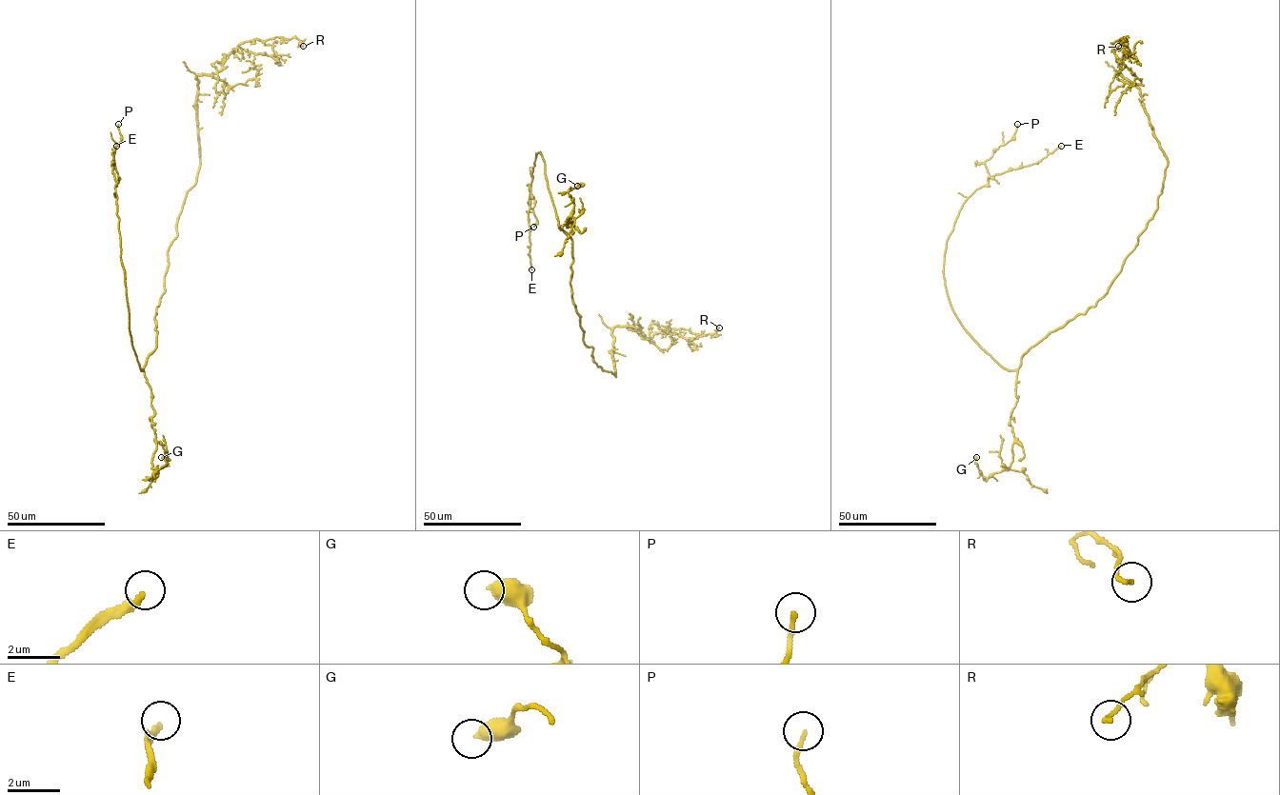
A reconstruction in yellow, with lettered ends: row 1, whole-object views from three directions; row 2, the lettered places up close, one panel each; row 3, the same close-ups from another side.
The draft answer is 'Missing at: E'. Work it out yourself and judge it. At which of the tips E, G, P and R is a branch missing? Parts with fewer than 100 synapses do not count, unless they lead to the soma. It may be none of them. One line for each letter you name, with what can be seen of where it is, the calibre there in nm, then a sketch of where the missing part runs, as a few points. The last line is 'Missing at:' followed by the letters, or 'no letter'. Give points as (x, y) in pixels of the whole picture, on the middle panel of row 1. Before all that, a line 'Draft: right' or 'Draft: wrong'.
Draft: right
E: (531, 269) | 260 nm | (531, 269), (533, 280), (544, 294), (550, 289), (563, 298), (589, 326), (610, 335), (633, 353)
Missing at: E

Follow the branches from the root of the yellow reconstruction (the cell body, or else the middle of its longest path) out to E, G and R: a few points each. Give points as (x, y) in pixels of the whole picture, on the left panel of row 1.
E: (156, 308), (157, 347), (147, 357), (142, 370), (131, 344), (120, 257), (116, 182), (112, 172), (116, 146)
G: (156, 308), (157, 347), (143, 369), (154, 412), (151, 464), (158, 472), (152, 478), (167, 463), (161, 457)
R: (156, 308), (167, 250), (200, 164), (196, 76), (216, 73), (245, 42), (296, 37), (303, 46)

